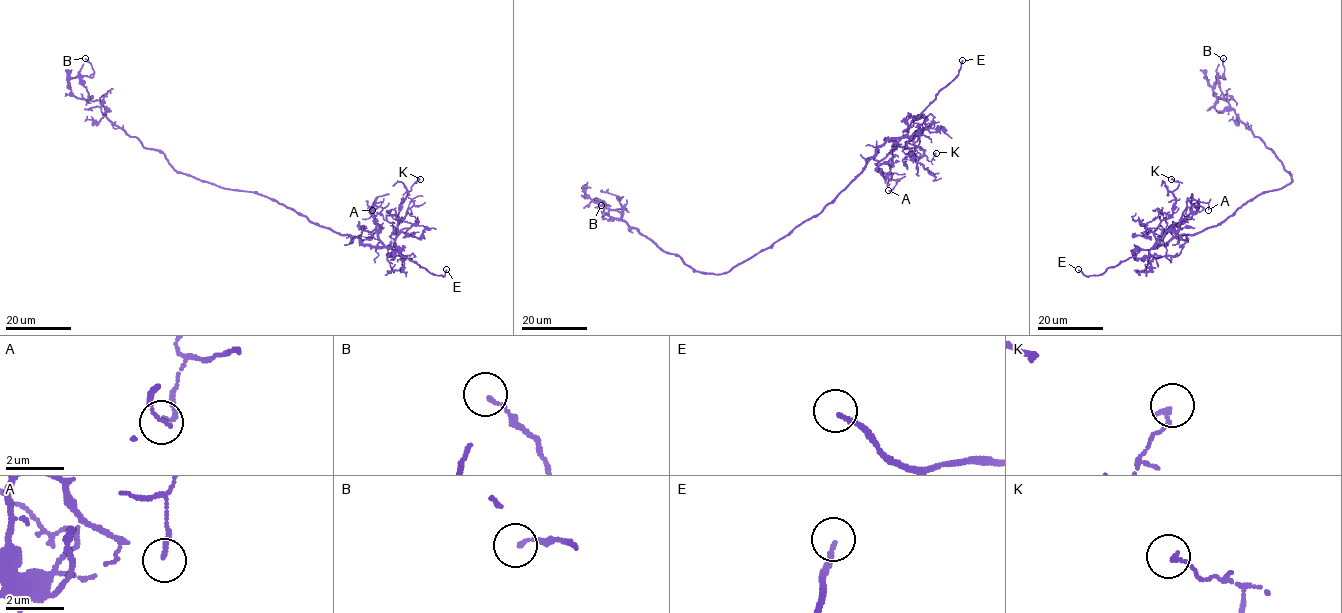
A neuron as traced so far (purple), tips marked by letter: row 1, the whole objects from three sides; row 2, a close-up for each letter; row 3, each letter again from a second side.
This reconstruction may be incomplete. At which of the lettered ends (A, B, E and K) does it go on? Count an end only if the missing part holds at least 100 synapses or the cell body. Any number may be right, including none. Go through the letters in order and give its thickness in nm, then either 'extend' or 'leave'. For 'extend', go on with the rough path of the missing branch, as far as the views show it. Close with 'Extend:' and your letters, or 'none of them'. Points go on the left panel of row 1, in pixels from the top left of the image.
A: 90 nm | leave
B: 120 nm | leave
E: 150 nm | extend | (446, 269), (441, 268), (430, 278), (428, 293), (421, 294), (416, 290), (407, 304), (385, 311), (372, 324)
K: 150 nm | leave
Extend: E

